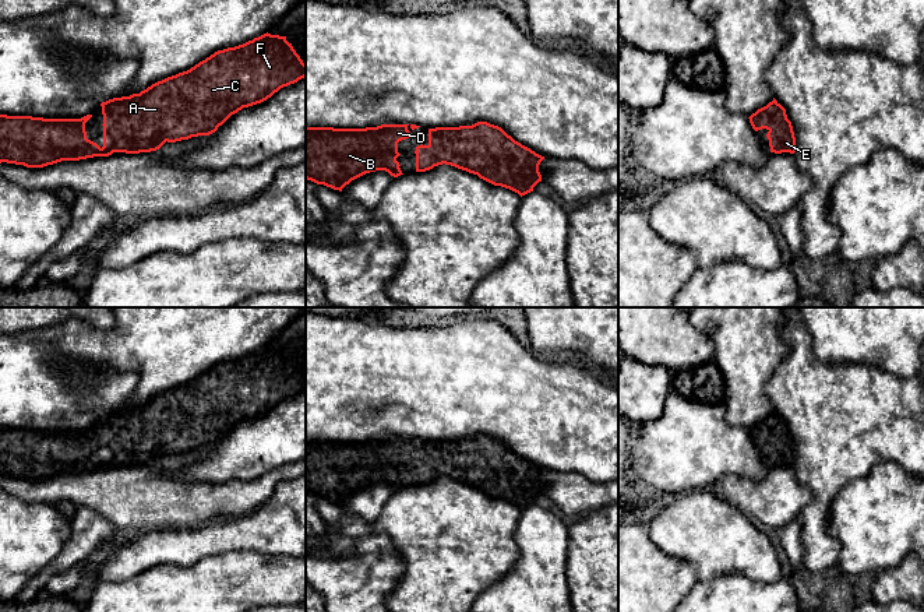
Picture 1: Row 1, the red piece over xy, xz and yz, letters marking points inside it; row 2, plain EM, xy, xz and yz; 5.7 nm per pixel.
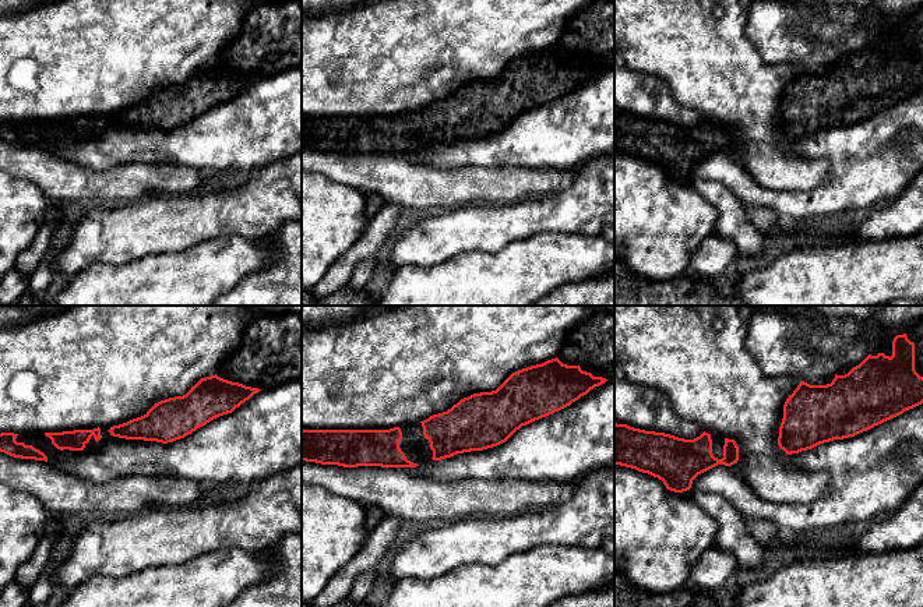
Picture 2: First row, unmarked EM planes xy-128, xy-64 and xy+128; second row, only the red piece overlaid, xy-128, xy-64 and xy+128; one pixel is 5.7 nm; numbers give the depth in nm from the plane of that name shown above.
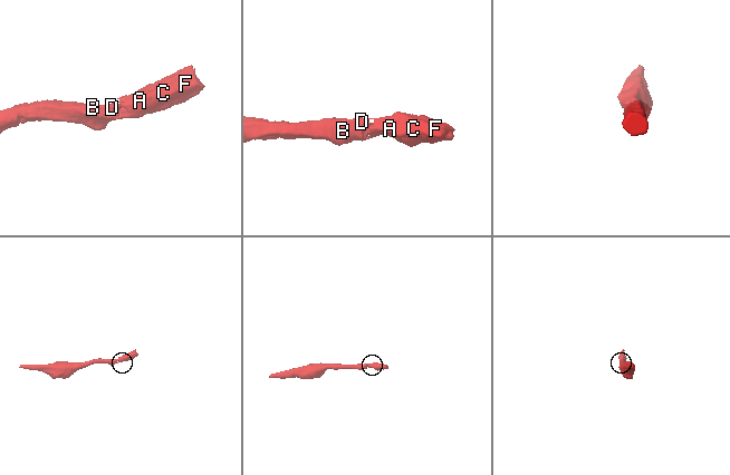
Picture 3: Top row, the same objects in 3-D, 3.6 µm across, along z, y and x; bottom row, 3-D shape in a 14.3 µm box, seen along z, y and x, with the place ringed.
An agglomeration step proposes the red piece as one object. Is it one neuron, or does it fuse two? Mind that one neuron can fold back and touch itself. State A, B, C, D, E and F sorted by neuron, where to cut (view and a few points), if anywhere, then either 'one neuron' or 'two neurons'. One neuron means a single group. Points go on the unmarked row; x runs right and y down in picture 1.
A B C D E F | no cut | one neuron

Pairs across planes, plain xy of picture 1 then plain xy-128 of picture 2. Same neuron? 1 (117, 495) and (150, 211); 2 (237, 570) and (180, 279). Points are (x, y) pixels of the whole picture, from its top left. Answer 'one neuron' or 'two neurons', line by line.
1: two neurons
2: one neuron

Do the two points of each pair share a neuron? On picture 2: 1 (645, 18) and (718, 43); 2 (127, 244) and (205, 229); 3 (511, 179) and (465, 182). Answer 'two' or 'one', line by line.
1: one
2: one
3: one

